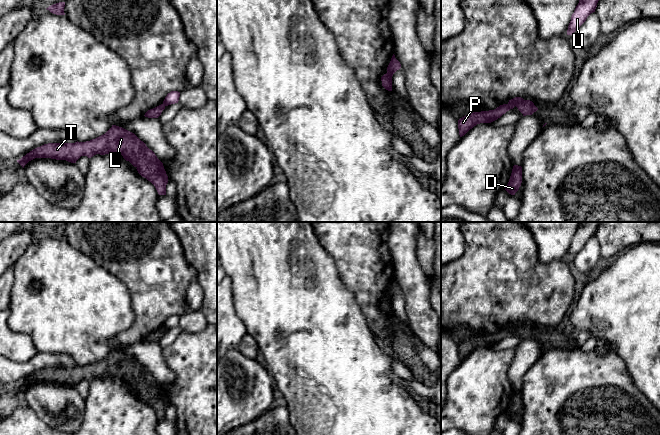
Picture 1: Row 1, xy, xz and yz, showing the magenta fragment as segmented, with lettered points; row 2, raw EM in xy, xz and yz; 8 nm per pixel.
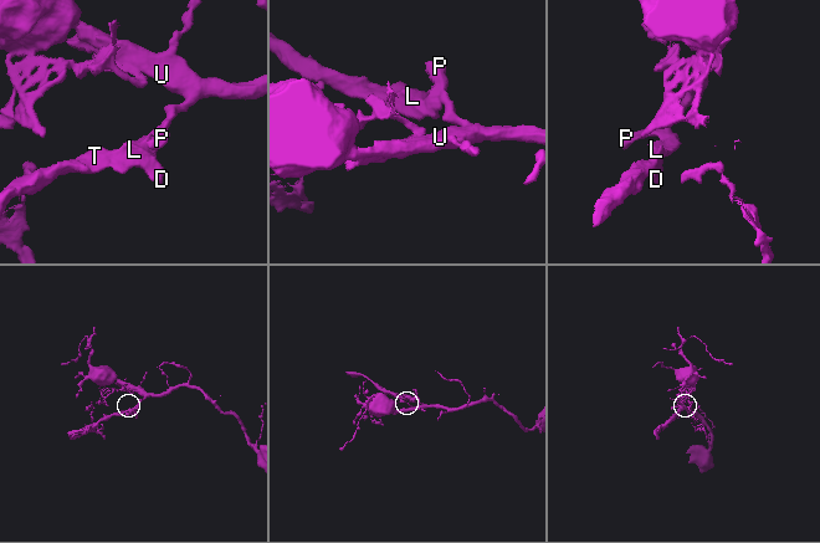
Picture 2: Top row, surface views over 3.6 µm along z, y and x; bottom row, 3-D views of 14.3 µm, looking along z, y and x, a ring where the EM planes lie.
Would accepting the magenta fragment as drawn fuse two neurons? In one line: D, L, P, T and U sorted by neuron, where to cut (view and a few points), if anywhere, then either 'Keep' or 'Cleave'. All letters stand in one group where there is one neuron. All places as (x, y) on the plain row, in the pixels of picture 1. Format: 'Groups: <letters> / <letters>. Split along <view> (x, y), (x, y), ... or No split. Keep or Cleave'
Groups: D L P T / U. Split along yz (523, 323), (515, 329), (508, 328). Cleave

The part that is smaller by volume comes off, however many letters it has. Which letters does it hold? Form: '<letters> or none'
D, L, P, T

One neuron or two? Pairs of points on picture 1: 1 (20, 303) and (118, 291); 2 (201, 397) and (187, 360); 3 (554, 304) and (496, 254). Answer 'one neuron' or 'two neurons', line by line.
1: one neuron
2: one neuron
3: one neuron

